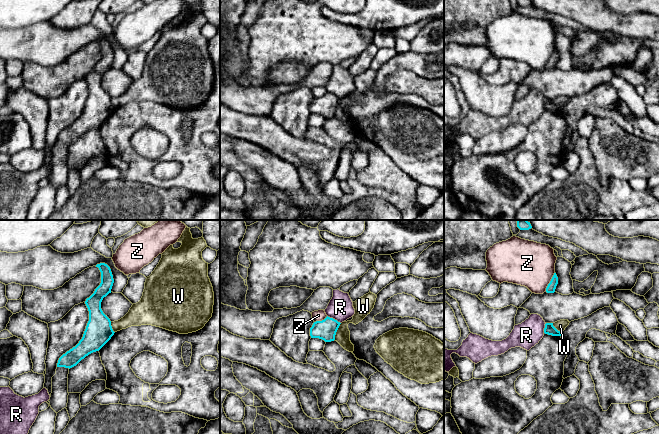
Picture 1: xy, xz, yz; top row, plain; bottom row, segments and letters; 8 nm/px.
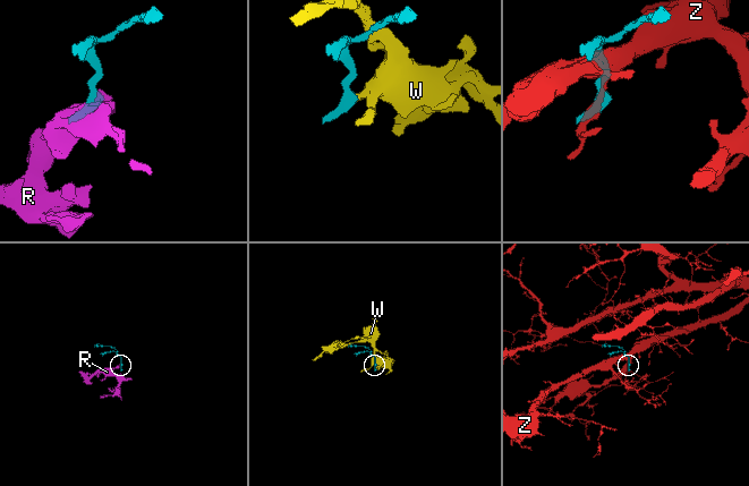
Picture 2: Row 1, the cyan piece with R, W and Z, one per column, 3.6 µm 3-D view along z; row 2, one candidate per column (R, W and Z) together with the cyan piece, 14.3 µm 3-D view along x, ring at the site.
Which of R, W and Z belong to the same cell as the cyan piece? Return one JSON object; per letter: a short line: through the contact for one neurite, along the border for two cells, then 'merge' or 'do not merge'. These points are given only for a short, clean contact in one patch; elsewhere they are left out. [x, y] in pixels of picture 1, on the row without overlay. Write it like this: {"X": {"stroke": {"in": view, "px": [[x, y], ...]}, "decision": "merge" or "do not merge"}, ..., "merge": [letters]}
{"R": {"decision": "merge"}, "W": {"stroke": {"in": "xz", "px": [[341, 99], [334, 115]]}, "decision": "do not merge"}, "Z": {"decision": "do not merge"}, "merge": ["R"]}

